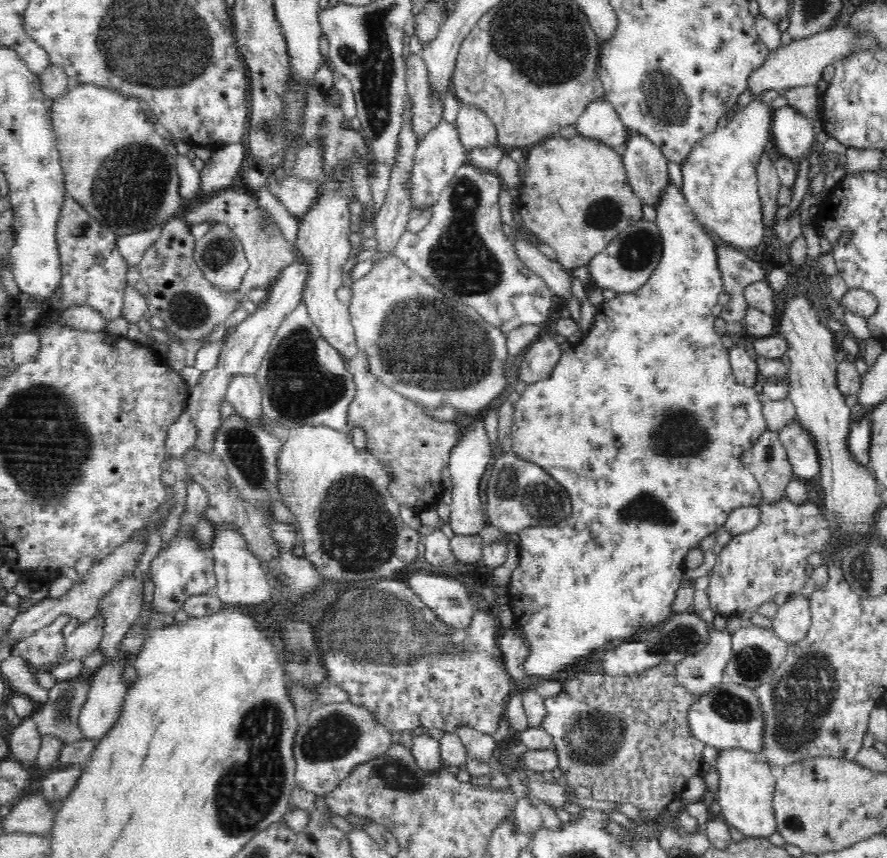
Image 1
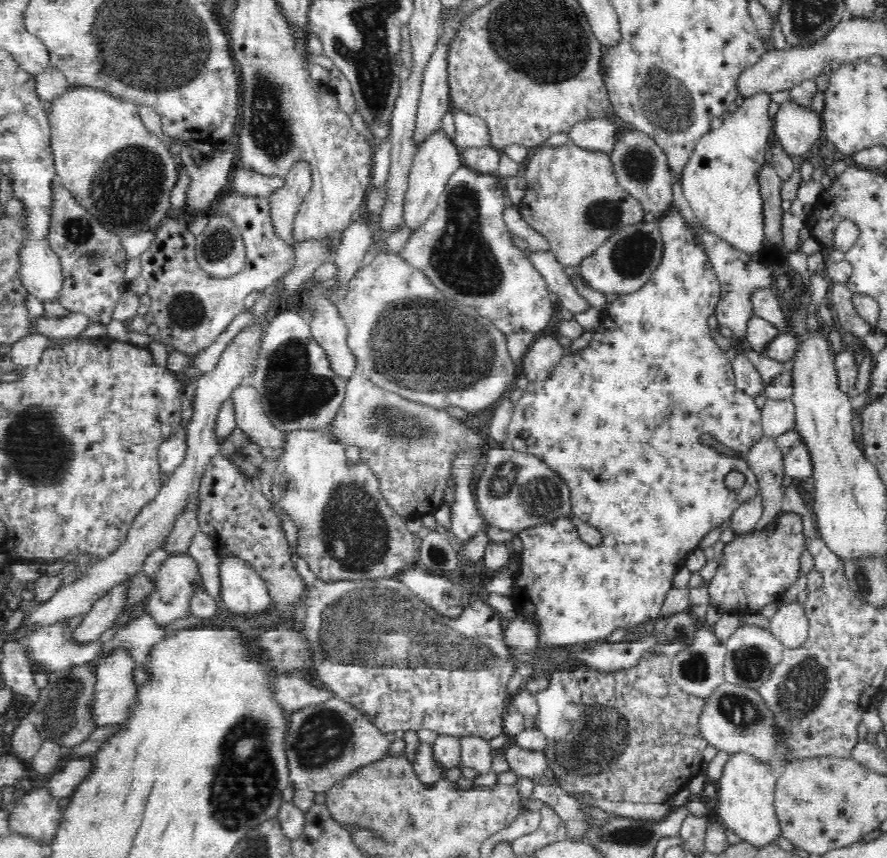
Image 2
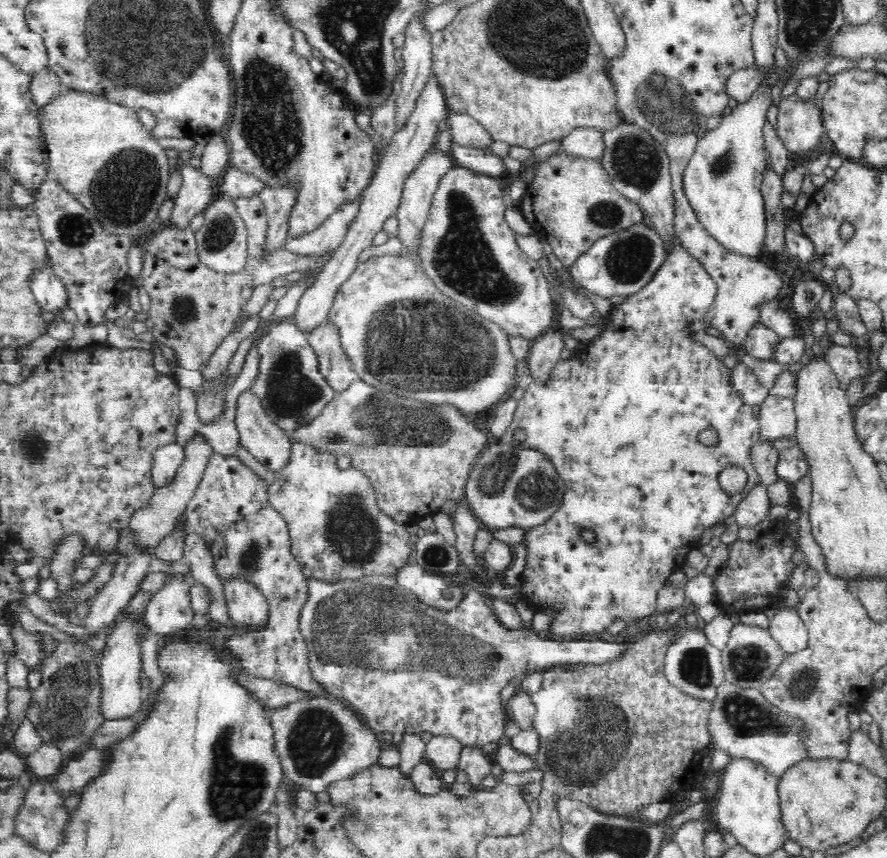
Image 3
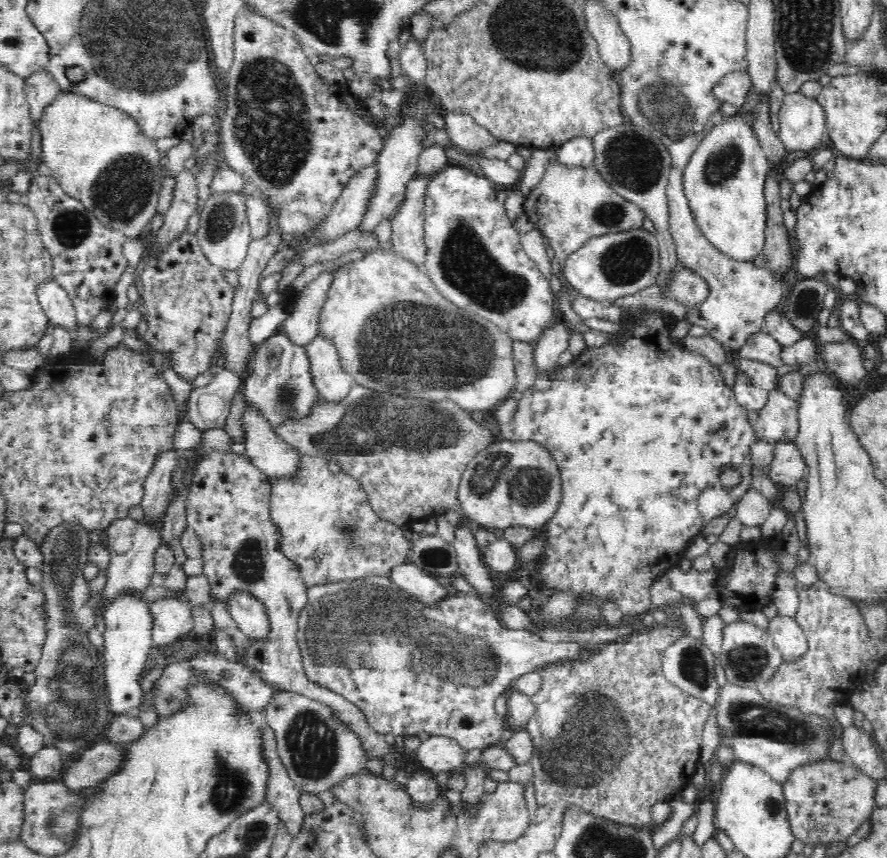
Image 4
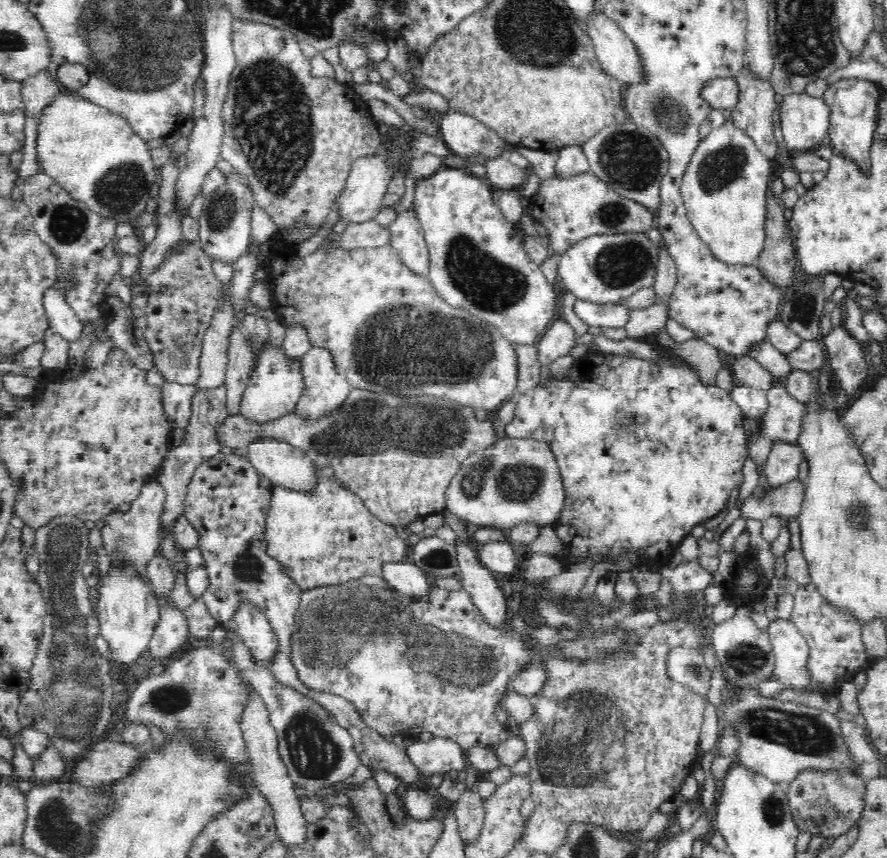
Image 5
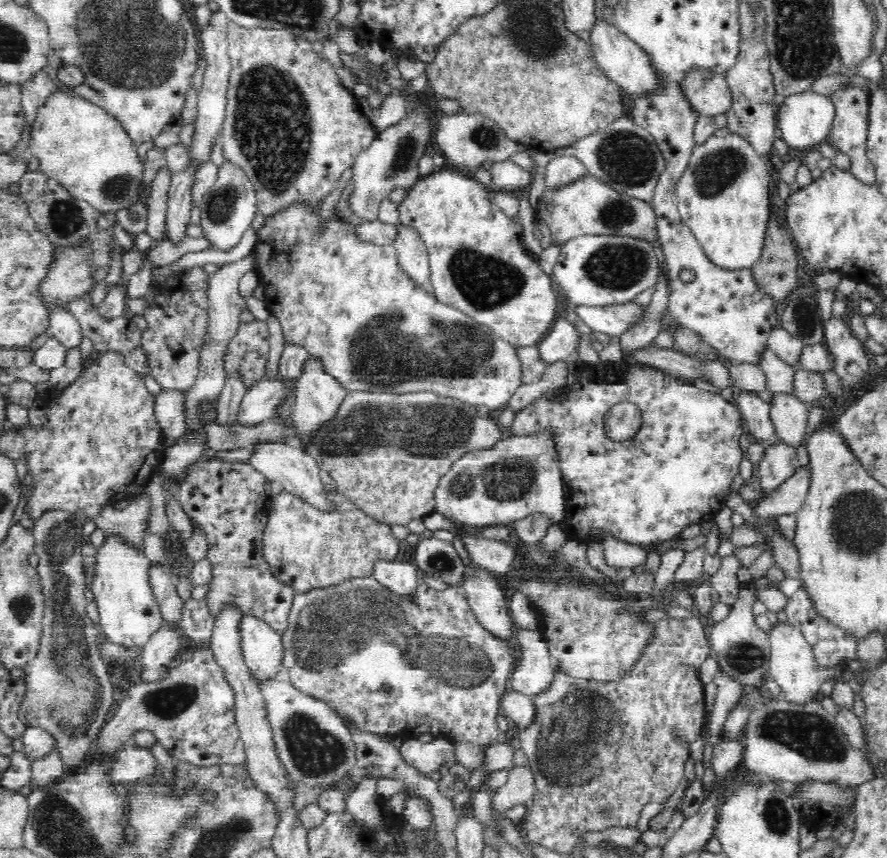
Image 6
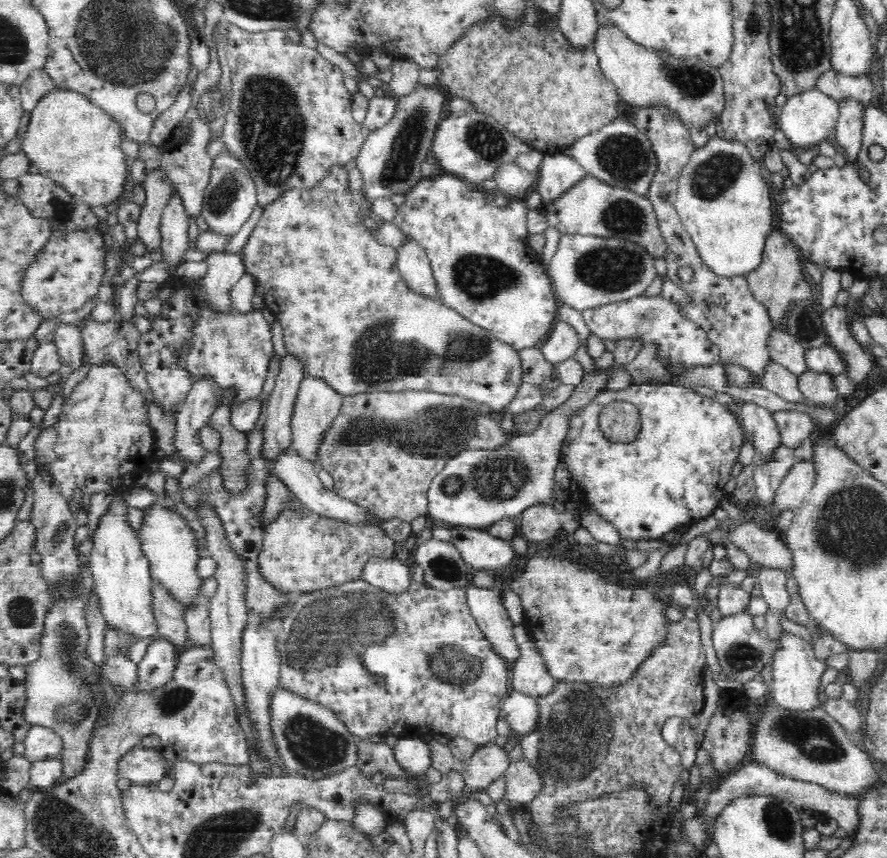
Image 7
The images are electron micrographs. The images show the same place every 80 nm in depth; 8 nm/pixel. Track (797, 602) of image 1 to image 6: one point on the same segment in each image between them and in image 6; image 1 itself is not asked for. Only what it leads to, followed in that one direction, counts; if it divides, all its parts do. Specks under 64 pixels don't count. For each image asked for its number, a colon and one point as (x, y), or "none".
2: (789, 625)
3: (786, 628)
4: (789, 639)
5: (790, 667)
6: (793, 666)

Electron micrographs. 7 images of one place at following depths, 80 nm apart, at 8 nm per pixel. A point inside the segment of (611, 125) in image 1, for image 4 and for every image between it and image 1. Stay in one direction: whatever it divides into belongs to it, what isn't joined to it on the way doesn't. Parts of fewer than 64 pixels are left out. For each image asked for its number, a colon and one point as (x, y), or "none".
2: (591, 136)
3: (587, 144)
4: (578, 153)

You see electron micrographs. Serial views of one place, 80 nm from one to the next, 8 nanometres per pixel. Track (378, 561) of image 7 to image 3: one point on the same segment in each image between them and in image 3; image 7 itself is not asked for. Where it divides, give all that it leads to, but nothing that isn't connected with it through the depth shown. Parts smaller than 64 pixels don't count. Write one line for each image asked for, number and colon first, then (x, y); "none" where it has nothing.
3: (429, 588)
4: (410, 579)
5: (408, 579)
6: (400, 578)

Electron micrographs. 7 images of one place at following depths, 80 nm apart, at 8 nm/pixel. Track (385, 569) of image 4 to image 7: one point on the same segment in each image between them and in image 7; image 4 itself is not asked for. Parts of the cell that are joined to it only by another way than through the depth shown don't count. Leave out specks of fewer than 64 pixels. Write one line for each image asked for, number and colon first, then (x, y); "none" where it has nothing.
5: (322, 539)
6: (305, 549)
7: (301, 552)

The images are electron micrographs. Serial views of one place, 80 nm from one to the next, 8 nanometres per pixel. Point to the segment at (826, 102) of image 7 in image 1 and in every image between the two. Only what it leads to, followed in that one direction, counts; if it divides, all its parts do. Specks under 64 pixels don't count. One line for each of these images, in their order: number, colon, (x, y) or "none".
1: (793, 135)
2: (797, 127)
3: (800, 122)
4: (803, 122)
5: (804, 119)
6: (805, 120)

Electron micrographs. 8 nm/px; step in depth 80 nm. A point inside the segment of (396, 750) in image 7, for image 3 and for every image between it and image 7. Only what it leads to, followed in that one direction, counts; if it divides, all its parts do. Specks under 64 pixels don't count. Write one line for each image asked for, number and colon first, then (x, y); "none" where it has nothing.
3: (442, 753)
4: (437, 754)
5: (439, 754)
6: (426, 757)

